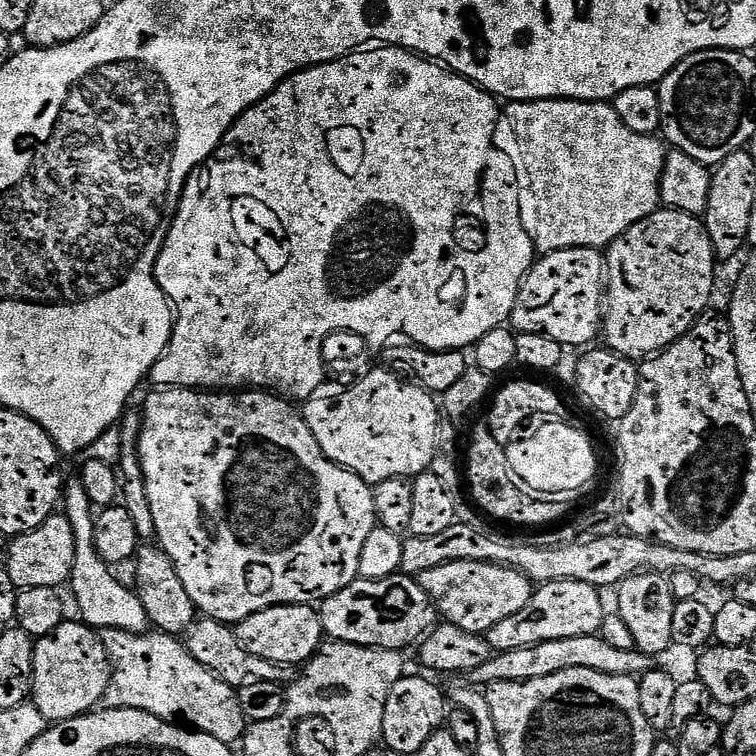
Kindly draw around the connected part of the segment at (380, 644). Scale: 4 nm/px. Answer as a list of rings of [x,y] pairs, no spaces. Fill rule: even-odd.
[[[397,574],[389,580],[365,580],[357,578],[346,590],[326,598],[319,605],[320,621],[324,627],[324,635],[329,641],[337,644],[353,644],[367,648],[385,648],[386,650],[408,650],[408,647],[419,645],[429,631],[438,624],[438,613],[432,601],[428,599],[426,590],[422,590],[419,579]]]

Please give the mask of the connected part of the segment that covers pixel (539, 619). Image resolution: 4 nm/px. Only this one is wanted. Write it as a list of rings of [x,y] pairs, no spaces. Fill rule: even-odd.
[[[554,582],[539,585],[533,591],[530,610],[500,622],[486,634],[493,653],[522,650],[523,647],[538,646],[540,642],[558,642],[560,638],[582,638],[597,635],[603,629],[606,610],[601,589],[586,582]]]

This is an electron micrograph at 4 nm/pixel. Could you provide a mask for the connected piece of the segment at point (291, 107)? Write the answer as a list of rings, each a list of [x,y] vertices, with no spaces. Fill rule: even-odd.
[[[376,46],[371,50],[361,50],[352,53],[350,56],[343,56],[341,60],[335,60],[329,64],[319,64],[313,68],[305,68],[303,72],[296,72],[293,76],[283,80],[270,95],[254,105],[240,115],[240,119],[232,125],[230,131],[224,136],[224,143],[220,145],[218,151],[215,153],[213,159],[207,161],[189,179],[188,183],[184,185],[184,195],[180,198],[180,211],[176,213],[176,220],[172,224],[172,229],[168,231],[168,241],[164,243],[162,254],[156,263],[156,280],[160,283],[160,289],[168,296],[168,299],[174,309],[174,327],[172,330],[172,341],[168,343],[168,350],[164,357],[154,365],[150,373],[150,380],[156,383],[161,389],[166,388],[195,388],[197,390],[263,390],[273,393],[281,398],[287,398],[292,402],[303,402],[314,394],[314,389],[320,383],[322,378],[325,360],[324,348],[322,342],[329,333],[333,333],[335,329],[355,329],[357,333],[366,334],[372,340],[384,340],[384,336],[391,336],[392,332],[396,332],[396,328],[404,328],[404,332],[412,332],[414,337],[422,338],[428,336],[430,330],[428,328],[436,328],[435,342],[440,348],[452,348],[452,344],[473,344],[478,343],[486,334],[490,334],[490,330],[507,325],[512,318],[512,311],[516,306],[516,299],[520,294],[520,285],[524,282],[524,277],[532,271],[532,265],[537,259],[538,251],[530,246],[528,237],[525,236],[524,222],[514,222],[515,226],[508,228],[499,228],[496,224],[480,224],[480,220],[476,217],[477,208],[479,211],[486,214],[494,214],[503,210],[507,204],[508,199],[512,198],[514,205],[519,206],[514,214],[514,220],[542,220],[542,227],[540,227],[540,249],[541,253],[547,254],[550,252],[561,252],[562,250],[570,250],[571,248],[598,248],[601,250],[607,249],[620,236],[625,236],[634,225],[642,222],[647,216],[652,215],[661,207],[662,201],[660,198],[660,183],[662,182],[662,174],[664,173],[664,164],[668,160],[669,149],[666,147],[663,139],[656,136],[643,136],[642,134],[634,134],[634,130],[630,130],[630,126],[626,126],[626,122],[622,122],[622,118],[618,118],[615,107],[608,102],[597,102],[594,100],[521,100],[519,102],[512,102],[507,105],[508,108],[508,124],[512,127],[512,132],[516,136],[501,136],[496,132],[496,123],[500,120],[500,112],[496,109],[498,105],[497,97],[491,96],[483,88],[479,88],[471,80],[465,79],[464,76],[457,75],[456,72],[449,70],[438,62],[433,62],[431,59],[417,56],[415,51],[407,48],[389,48],[387,46]],[[482,134],[484,142],[495,142],[495,144],[486,144],[486,146],[495,146],[497,151],[496,164],[502,162],[502,166],[510,170],[510,175],[499,175],[499,177],[490,181],[481,177],[478,181],[478,186],[462,186],[464,182],[460,180],[470,180],[470,178],[462,178],[464,172],[460,172],[460,158],[464,162],[464,158],[474,158],[474,152],[466,152],[466,148],[474,148],[476,144],[476,136]],[[491,185],[496,194],[493,195],[494,202],[486,202],[486,188]],[[462,188],[478,188],[474,192],[474,202],[470,202],[468,194],[464,194],[464,200],[458,196],[458,192],[462,192]]]

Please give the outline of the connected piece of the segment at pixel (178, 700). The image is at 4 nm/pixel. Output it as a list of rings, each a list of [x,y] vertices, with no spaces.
[[[105,628],[102,639],[113,667],[107,707],[142,710],[169,724],[210,734],[210,738],[229,746],[235,745],[235,740],[243,741],[246,721],[237,689],[206,670],[177,637],[155,630],[141,634]]]

